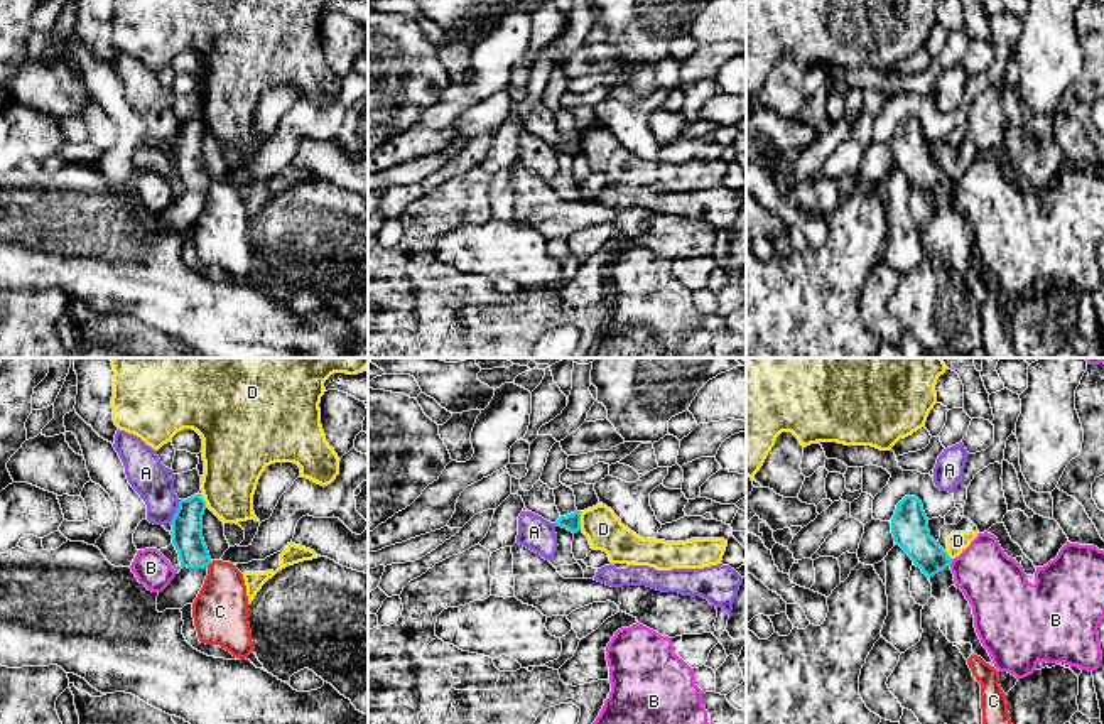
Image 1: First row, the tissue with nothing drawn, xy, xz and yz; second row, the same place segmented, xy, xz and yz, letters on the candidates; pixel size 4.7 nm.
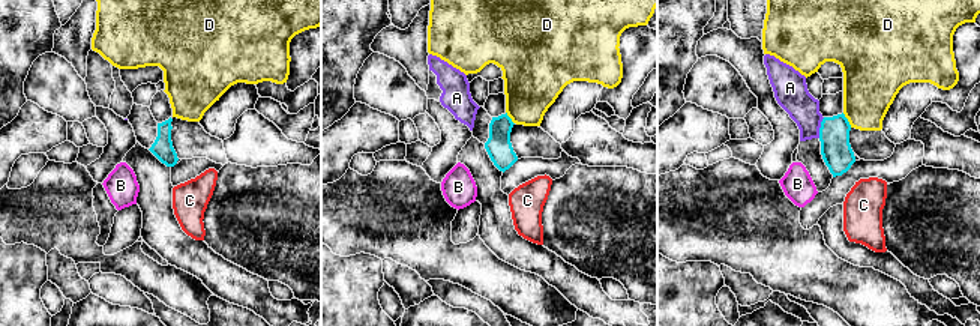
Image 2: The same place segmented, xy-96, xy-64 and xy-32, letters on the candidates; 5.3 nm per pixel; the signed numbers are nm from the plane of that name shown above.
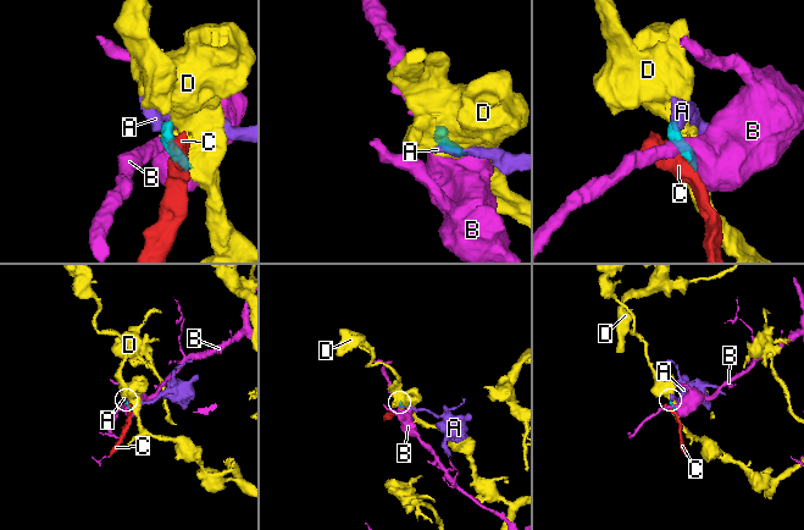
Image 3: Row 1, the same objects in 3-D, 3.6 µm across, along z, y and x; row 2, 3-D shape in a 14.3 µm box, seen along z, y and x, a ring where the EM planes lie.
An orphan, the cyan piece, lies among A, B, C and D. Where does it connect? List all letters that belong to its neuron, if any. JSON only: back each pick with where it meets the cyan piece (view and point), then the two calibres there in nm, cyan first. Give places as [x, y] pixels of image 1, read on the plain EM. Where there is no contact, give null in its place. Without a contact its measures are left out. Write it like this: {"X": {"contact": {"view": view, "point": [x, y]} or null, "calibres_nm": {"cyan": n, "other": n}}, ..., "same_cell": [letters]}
{"same_cell": []}

